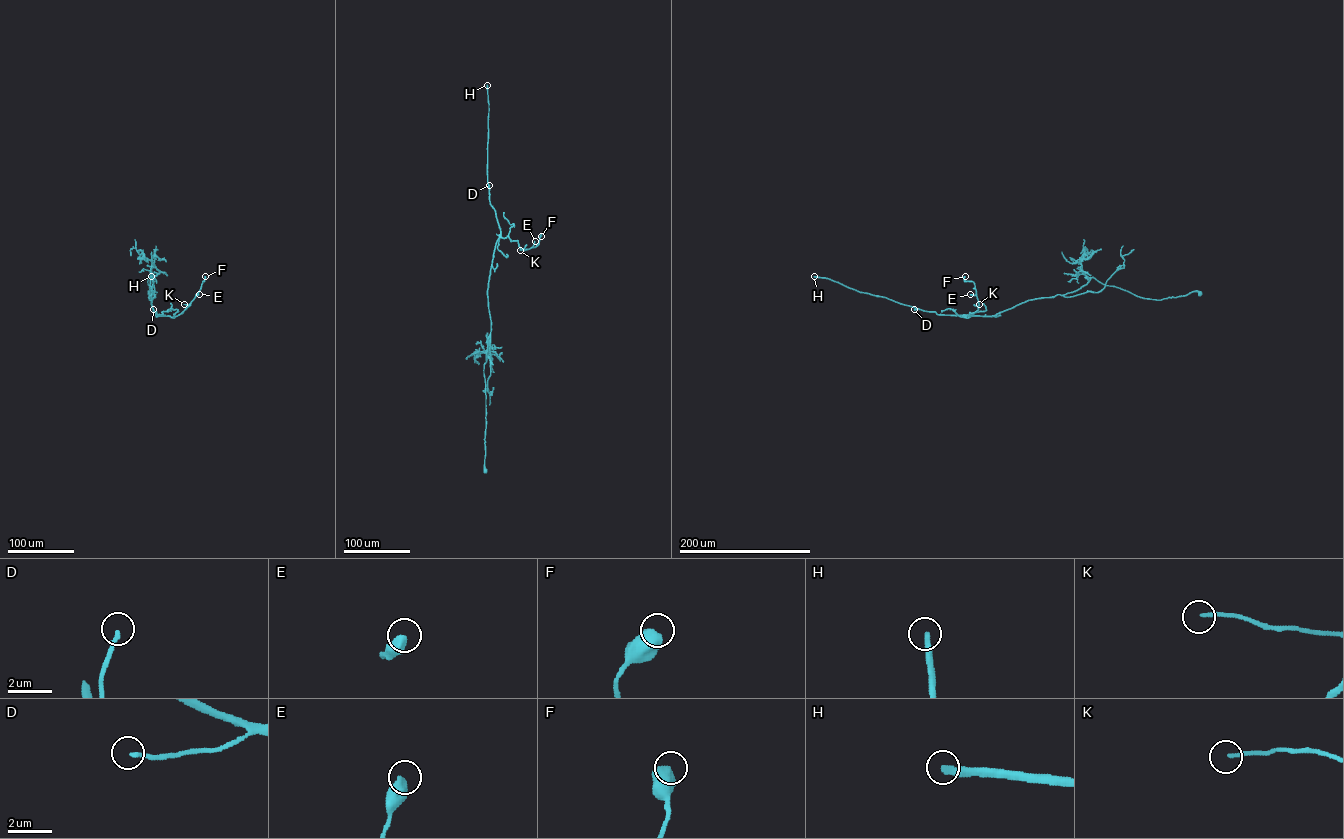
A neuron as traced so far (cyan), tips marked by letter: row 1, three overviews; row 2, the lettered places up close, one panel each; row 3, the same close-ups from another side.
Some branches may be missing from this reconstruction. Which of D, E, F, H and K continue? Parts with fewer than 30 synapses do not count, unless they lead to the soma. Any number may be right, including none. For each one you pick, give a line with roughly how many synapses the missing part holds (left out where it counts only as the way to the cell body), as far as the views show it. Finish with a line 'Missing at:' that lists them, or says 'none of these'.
D: 30 syn
H: 350 syn
Missing at: D, H

